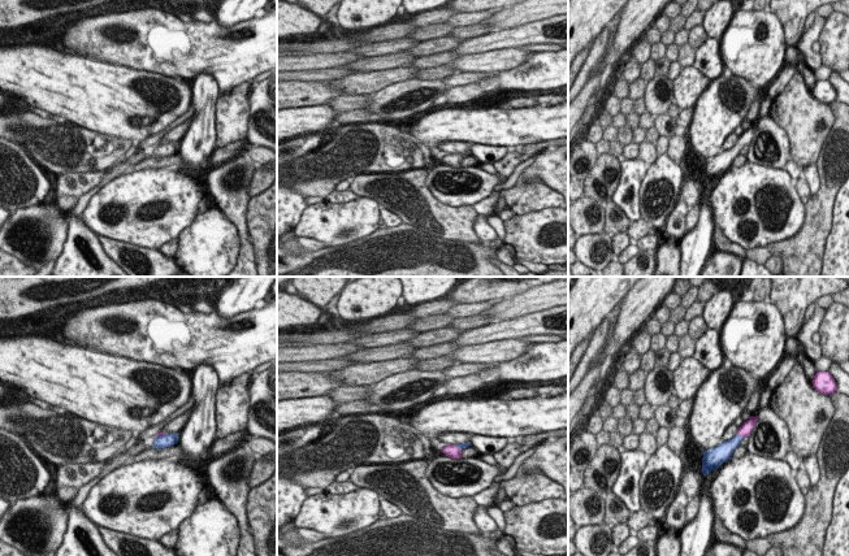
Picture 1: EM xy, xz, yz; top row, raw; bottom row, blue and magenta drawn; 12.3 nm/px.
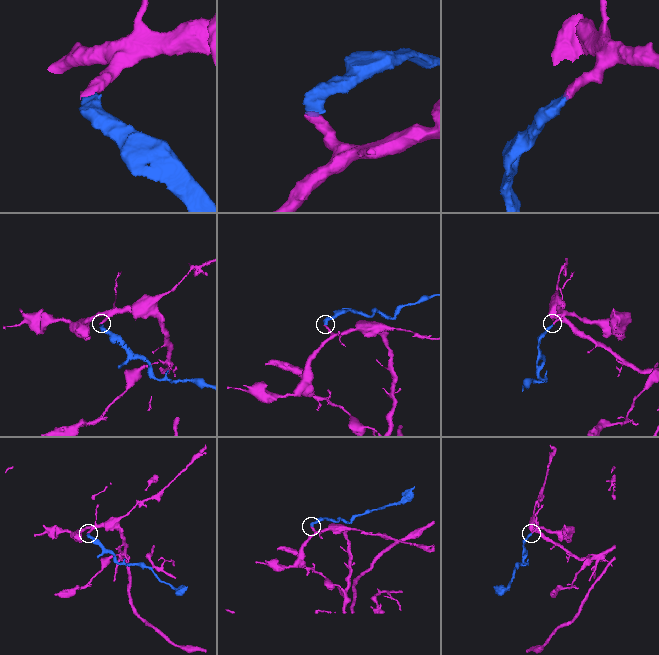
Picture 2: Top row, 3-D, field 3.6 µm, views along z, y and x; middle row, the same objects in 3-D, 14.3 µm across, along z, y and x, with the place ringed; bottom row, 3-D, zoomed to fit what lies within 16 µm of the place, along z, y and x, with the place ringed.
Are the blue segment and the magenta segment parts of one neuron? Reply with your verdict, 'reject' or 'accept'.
accept

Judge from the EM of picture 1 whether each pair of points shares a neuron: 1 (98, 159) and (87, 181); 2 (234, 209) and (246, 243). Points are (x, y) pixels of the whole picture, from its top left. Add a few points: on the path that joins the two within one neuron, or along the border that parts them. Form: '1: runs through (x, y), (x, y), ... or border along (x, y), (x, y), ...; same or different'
1: border along (118, 160), (100, 170), (65, 172), (63, 174); different
2: runs through (238, 217), (243, 235); same

